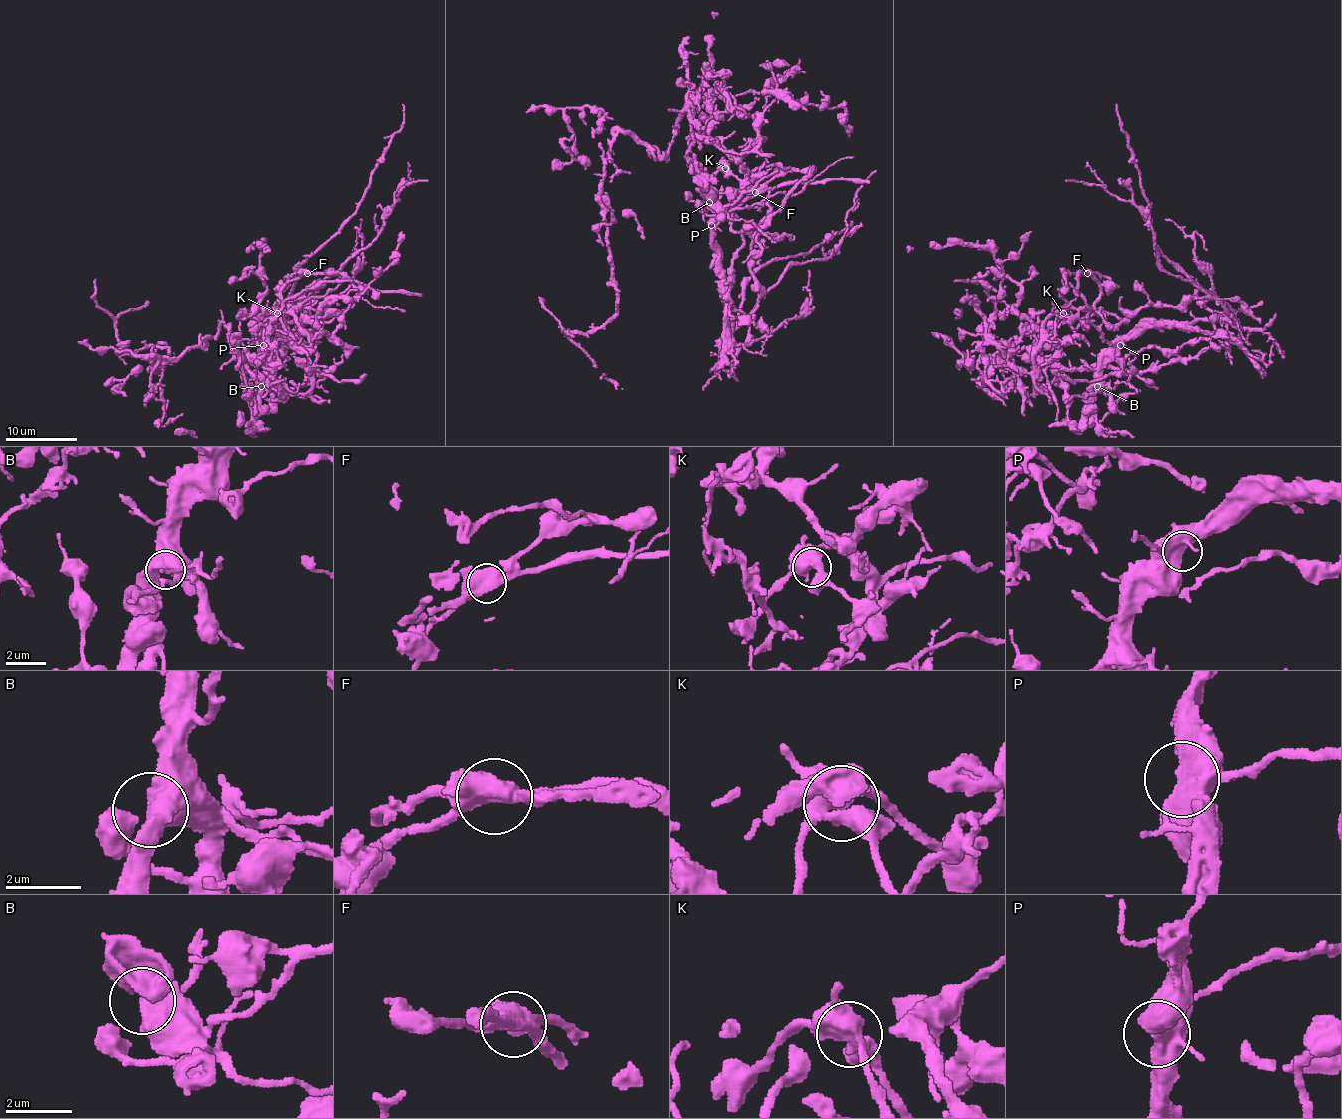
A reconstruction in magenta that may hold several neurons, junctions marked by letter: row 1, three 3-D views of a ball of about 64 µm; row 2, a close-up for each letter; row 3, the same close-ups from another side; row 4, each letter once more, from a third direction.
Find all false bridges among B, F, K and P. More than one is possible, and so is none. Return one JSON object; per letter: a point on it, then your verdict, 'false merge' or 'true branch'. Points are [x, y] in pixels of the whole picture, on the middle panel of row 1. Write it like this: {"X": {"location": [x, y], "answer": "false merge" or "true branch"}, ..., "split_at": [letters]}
{"B": {"location": [709, 202], "answer": "true branch"}, "F": {"location": [755, 192], "answer": "false merge"}, "K": {"location": [725, 168], "answer": "true branch"}, "P": {"location": [711, 225], "answer": "true branch"}, "split_at": ["F"]}

